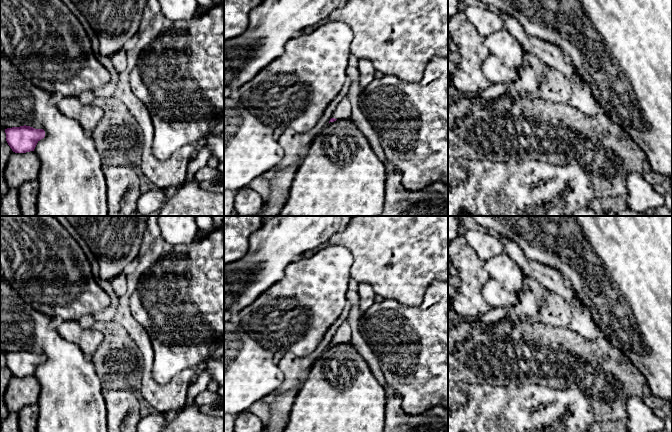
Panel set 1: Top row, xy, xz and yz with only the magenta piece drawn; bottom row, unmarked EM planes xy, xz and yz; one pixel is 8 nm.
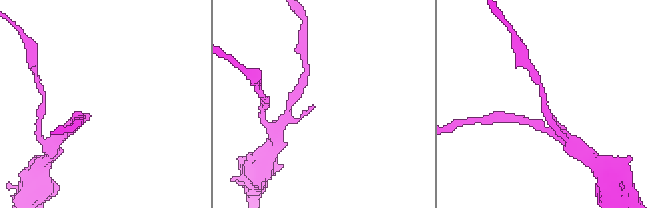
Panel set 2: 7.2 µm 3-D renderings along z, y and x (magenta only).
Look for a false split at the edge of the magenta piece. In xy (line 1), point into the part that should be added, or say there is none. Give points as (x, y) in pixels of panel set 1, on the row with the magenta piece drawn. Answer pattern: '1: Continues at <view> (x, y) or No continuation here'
1: No continuation here

